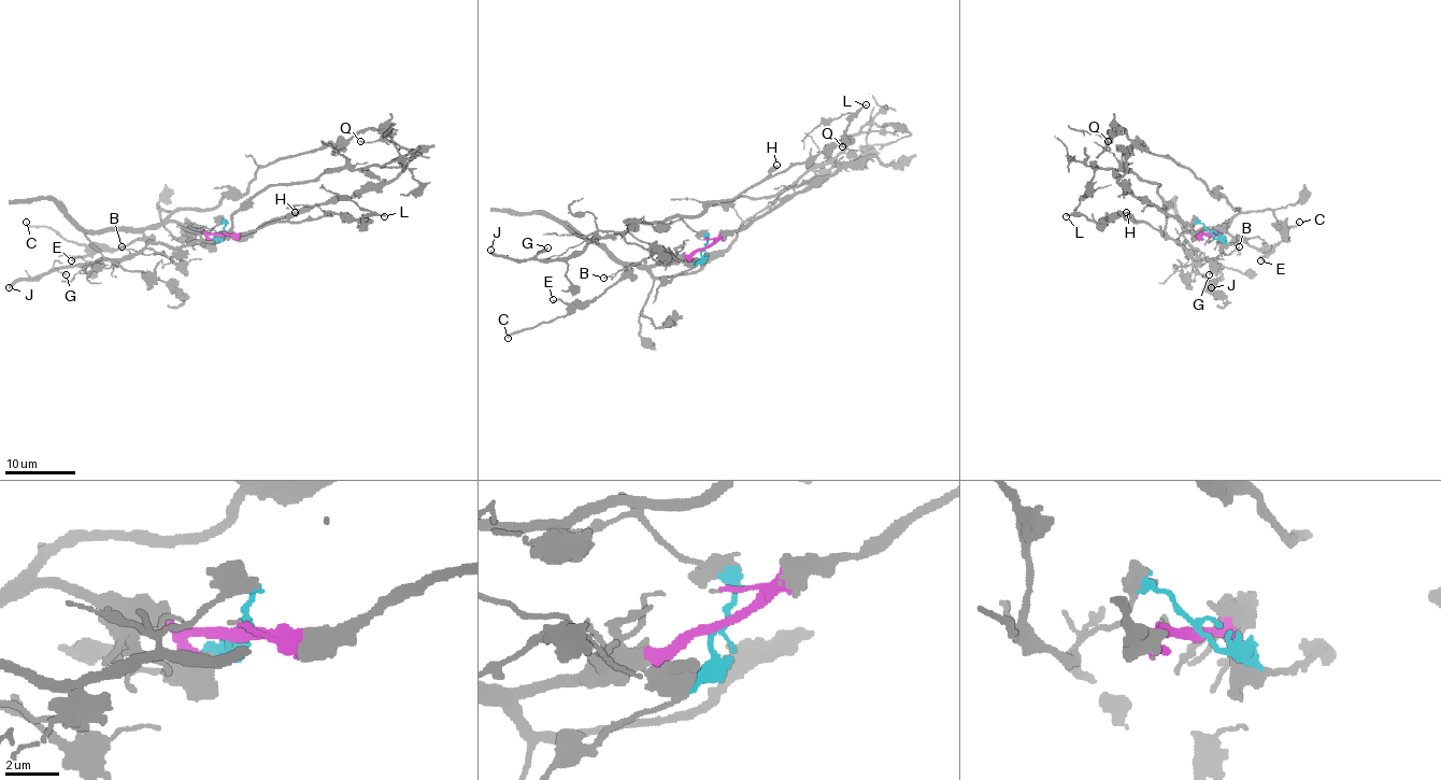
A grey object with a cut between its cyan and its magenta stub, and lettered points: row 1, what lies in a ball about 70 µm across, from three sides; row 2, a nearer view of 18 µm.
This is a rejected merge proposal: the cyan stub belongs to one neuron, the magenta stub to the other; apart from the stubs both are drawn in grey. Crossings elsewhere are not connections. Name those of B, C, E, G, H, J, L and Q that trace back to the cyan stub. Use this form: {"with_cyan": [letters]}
{"with_cyan": ["B", "G", "H", "J", "L"]}

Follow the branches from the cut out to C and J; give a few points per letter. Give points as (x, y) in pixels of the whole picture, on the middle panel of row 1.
C: (703, 250), (672, 255), (656, 266), (627, 266), (590, 301), (576, 302), (560, 316), (514, 331), (507, 338)
J: (703, 250), (707, 241), (681, 216), (635, 222), (621, 234), (594, 239), (560, 258), (522, 260), (491, 250)

